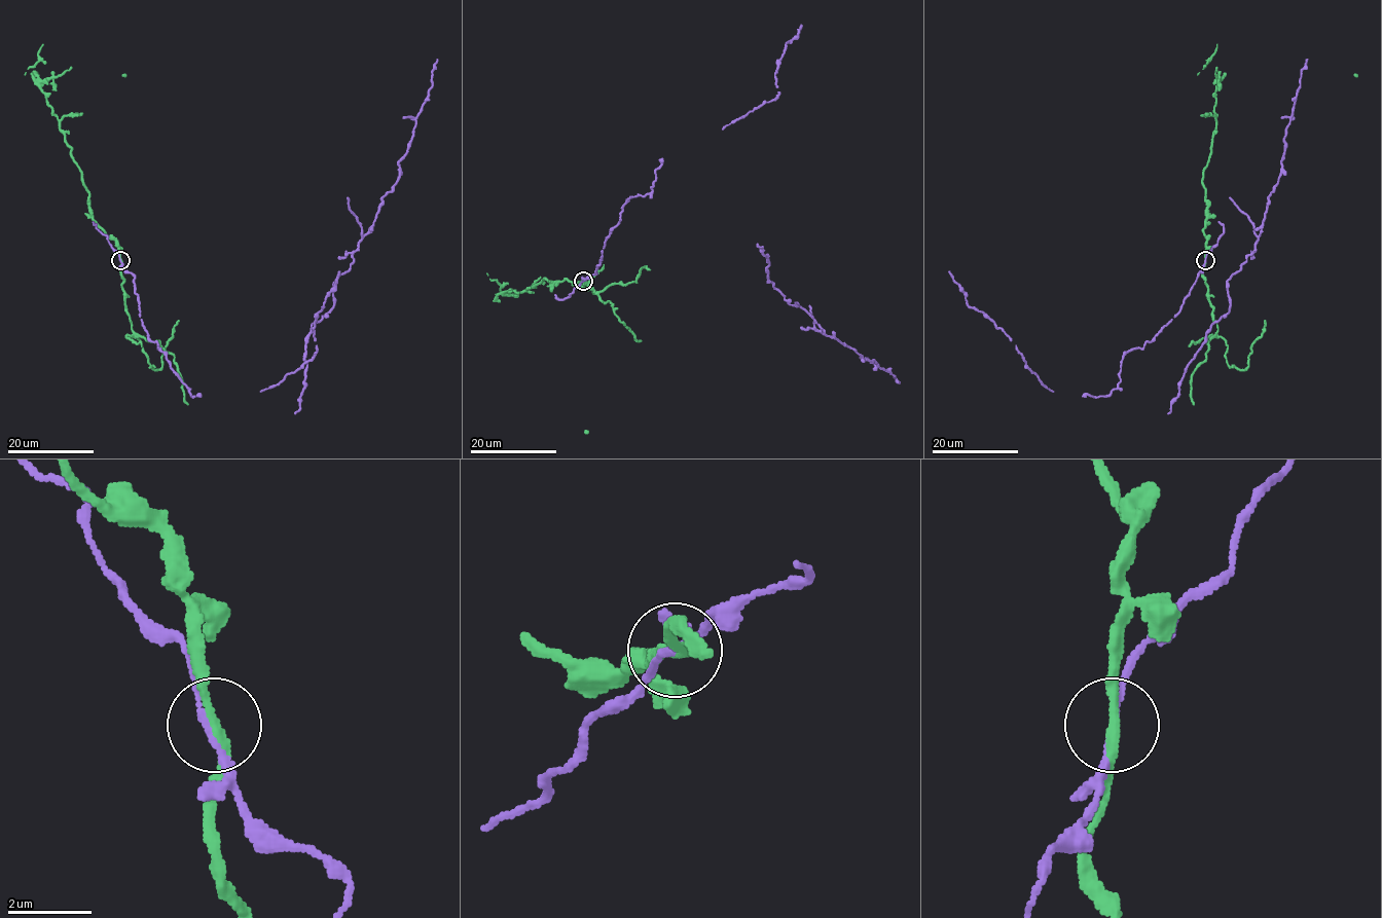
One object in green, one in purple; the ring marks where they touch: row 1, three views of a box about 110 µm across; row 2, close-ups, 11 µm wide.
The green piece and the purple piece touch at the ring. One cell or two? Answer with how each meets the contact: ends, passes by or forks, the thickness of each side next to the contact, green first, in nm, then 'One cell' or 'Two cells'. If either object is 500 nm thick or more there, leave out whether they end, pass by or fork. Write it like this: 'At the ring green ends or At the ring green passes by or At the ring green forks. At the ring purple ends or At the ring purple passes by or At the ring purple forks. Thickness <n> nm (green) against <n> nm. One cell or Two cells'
At the ring green passes by. At the ring purple passes by. Thickness 220 nm (green) against 140 nm. Two cells

